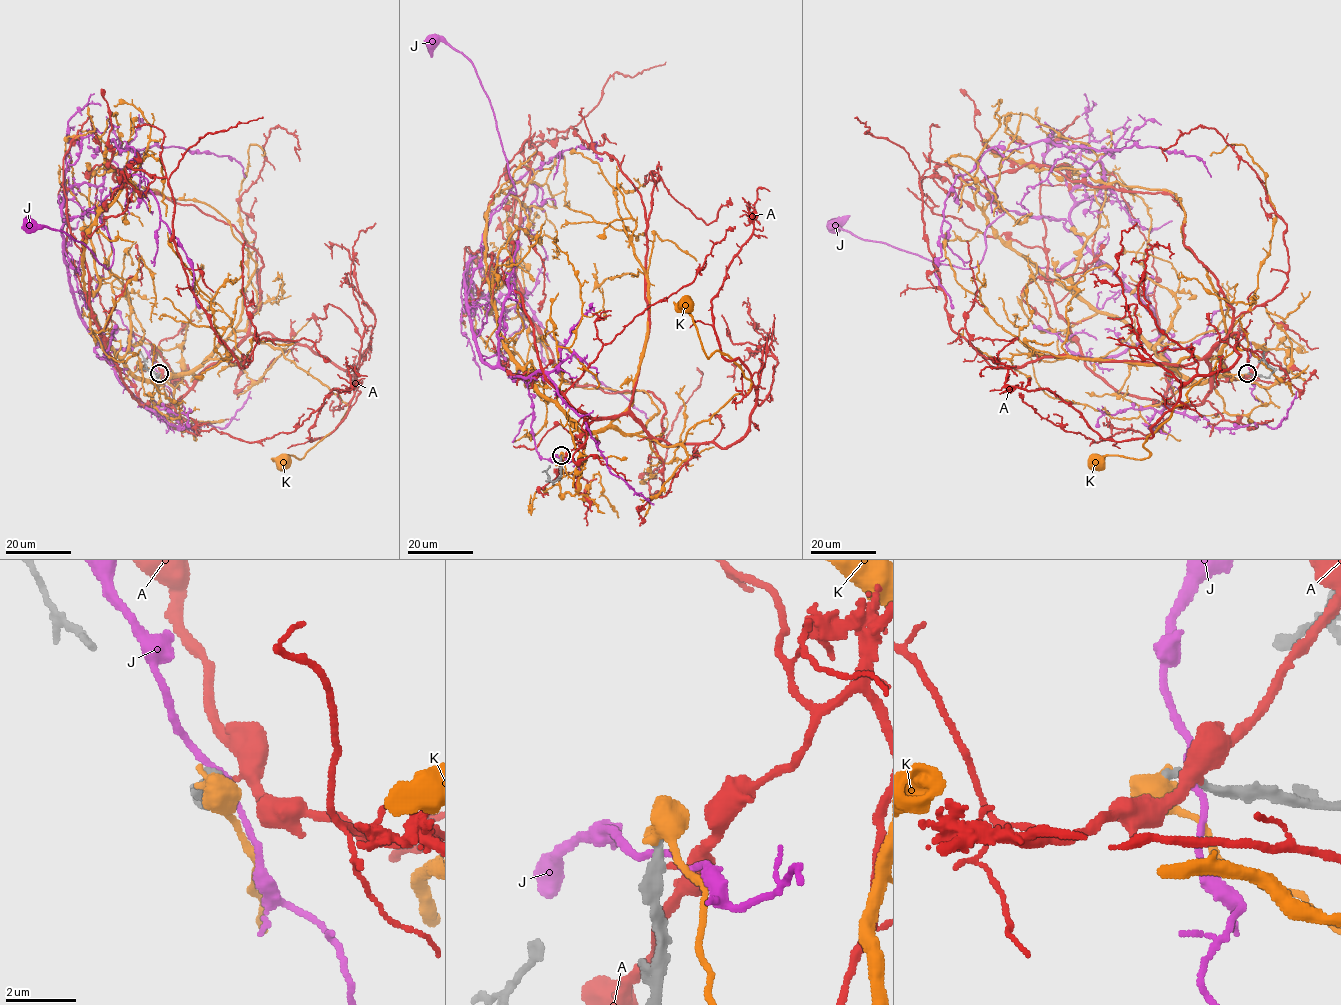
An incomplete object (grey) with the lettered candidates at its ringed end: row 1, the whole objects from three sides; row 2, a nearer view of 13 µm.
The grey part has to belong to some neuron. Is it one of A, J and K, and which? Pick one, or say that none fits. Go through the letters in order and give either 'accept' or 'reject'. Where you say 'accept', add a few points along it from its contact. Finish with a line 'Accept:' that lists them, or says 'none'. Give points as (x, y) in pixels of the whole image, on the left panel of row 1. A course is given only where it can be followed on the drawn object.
A: reject
J: reject
K: reject
Accept: none

